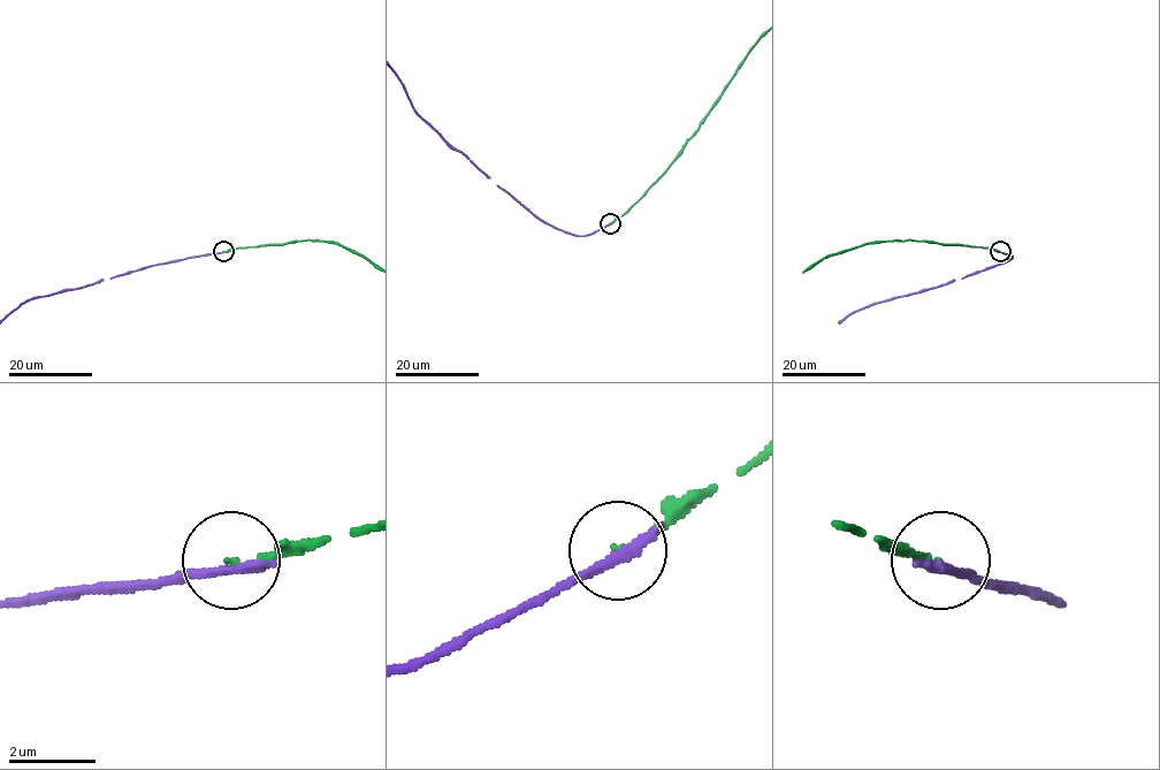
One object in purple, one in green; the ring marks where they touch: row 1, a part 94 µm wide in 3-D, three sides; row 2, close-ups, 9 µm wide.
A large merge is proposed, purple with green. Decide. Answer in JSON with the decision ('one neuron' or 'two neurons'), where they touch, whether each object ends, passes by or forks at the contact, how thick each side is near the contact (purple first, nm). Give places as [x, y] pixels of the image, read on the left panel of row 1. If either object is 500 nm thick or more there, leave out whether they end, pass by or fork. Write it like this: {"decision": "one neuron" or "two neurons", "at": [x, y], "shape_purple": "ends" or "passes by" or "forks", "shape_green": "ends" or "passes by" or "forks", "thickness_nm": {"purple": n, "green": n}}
{"decision": "two neurons", "at": [223, 251], "shape_purple": "ends", "shape_green": "ends", "thickness_nm": {"purple": 320, "green": 70}}

